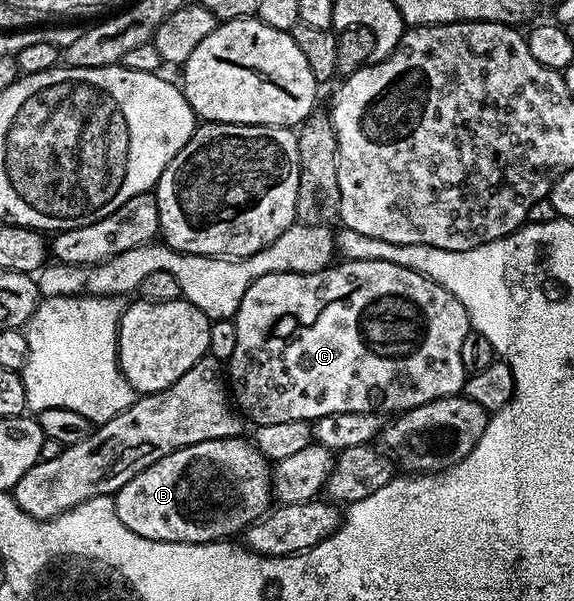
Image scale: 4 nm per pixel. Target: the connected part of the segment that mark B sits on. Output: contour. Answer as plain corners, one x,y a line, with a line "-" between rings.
243,436
206,439
150,463
114,494
118,519
134,535
155,541
206,543
243,534
274,501
270,462
251,440
244,440

